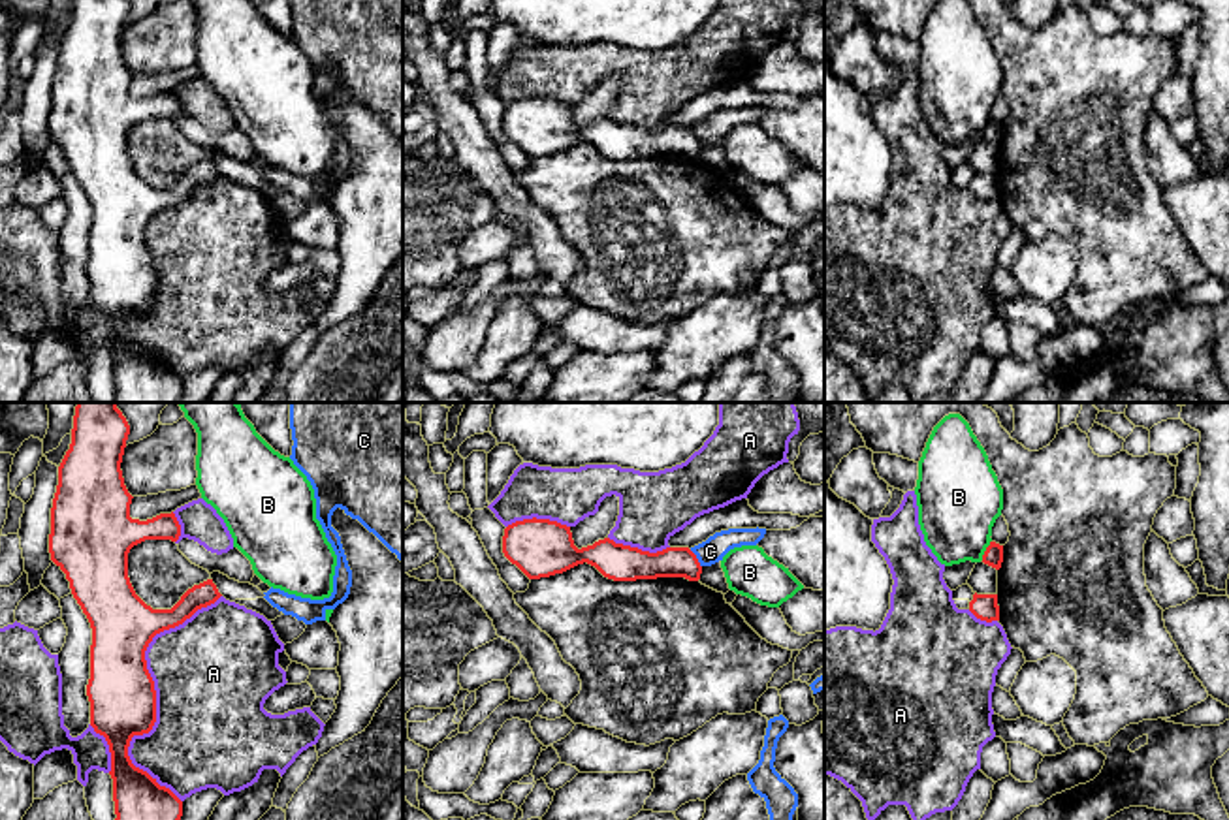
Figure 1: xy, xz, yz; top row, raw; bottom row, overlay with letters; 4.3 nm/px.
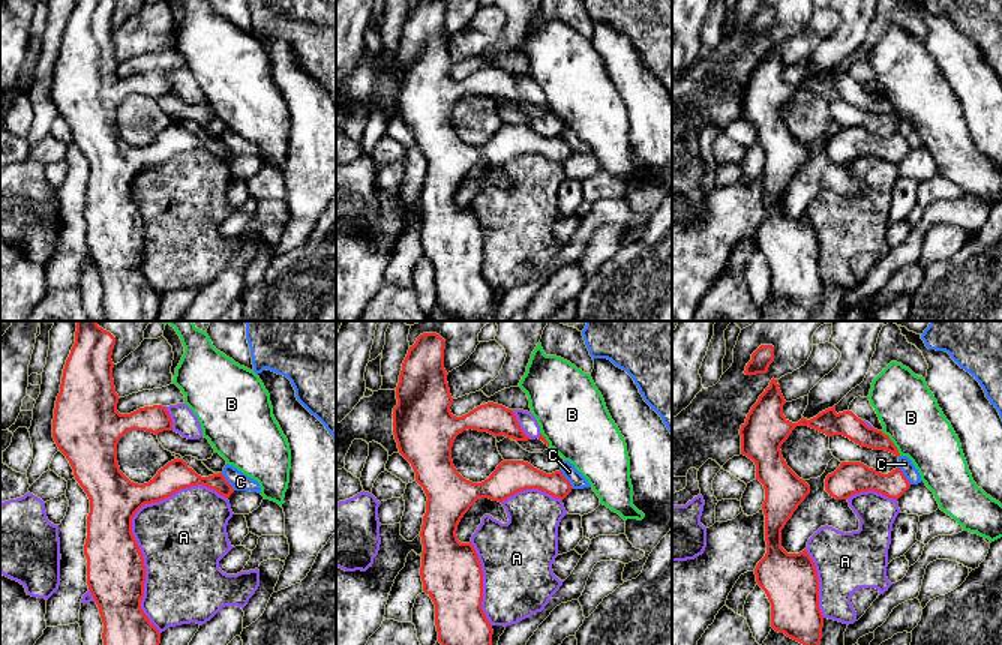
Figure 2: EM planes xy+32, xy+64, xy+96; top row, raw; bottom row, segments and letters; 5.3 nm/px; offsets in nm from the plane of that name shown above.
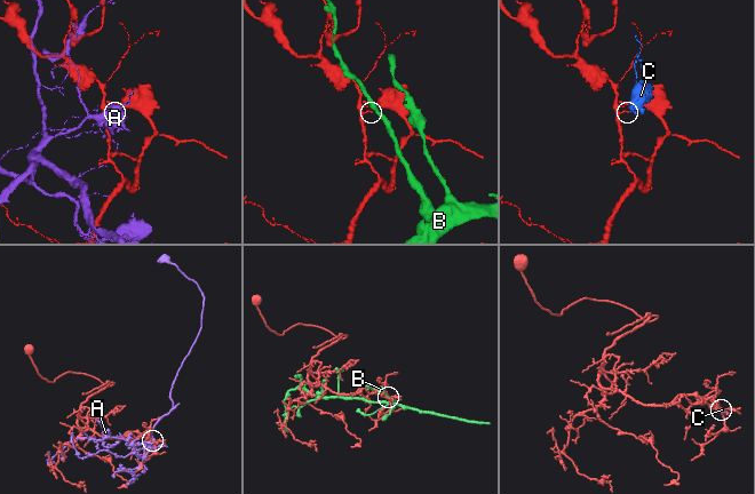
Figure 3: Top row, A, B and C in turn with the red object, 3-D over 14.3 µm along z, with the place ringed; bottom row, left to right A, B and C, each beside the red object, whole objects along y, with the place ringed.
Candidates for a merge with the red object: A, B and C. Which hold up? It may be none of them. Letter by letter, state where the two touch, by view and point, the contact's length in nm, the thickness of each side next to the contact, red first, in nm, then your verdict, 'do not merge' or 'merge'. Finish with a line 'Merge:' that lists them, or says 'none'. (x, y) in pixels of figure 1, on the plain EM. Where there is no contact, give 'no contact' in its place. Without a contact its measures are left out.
A: meets red in xy at (155, 275); contact 900 nm long; 280 nm thick on the red side, 480 nm on the other; do not merge
B: meets red in yz at (987, 128); contact 100 nm long; 80 nm thick on the red side, 360 nm on the other; do not merge
C: meets red in xz at (697, 138); contact 90 nm long; 130 nm thick on the red side, 110 nm on the other; do not merge
Merge: none

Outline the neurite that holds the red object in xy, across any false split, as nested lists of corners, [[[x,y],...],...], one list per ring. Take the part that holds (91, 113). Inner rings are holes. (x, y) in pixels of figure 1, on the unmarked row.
[[[73,0],[72,23],[58,45],[49,132],[66,152],[72,173],[92,207],[87,275],[90,305],[105,316],[111,331],[115,402],[179,402],[183,380],[147,350],[136,346],[128,335],[132,316],[149,312],[156,301],[156,269],[145,229],[156,213],[183,203],[222,173],[213,158],[188,167],[171,188],[152,188],[136,173],[128,156],[130,128],[145,118],[177,120],[181,103],[173,90],[147,100],[130,96],[134,75],[120,49],[128,13],[128,0]]]

